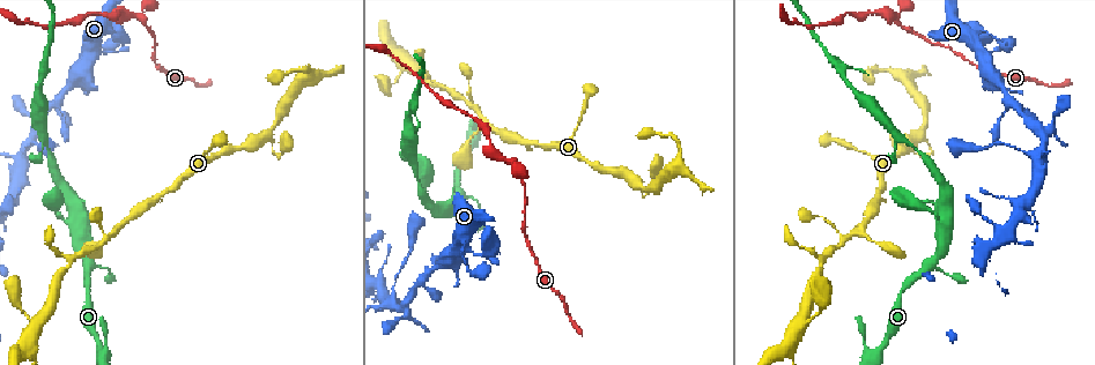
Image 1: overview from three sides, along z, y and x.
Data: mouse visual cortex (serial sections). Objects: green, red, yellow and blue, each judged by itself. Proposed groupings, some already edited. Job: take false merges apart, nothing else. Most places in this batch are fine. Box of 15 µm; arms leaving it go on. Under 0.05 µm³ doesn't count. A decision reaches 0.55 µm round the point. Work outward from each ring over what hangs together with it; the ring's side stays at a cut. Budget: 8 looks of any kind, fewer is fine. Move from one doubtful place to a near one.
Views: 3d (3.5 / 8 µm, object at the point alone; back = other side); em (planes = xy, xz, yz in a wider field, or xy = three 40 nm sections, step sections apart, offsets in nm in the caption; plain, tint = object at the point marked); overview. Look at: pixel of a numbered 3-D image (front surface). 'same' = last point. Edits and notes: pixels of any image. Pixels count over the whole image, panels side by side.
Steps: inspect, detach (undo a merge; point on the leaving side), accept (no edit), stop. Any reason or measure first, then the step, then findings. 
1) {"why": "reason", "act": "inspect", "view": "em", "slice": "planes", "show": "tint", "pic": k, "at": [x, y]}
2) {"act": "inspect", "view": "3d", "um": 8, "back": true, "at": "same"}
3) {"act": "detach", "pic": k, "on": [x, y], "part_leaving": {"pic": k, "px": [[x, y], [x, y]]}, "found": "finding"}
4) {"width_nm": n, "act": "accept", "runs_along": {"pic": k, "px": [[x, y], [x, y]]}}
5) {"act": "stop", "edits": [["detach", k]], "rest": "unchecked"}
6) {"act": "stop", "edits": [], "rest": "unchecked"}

{"why": "thin neck", "act": "inspect", "view": "3d", "um": 3.5, "pic": 1, "at": [652, 176]}

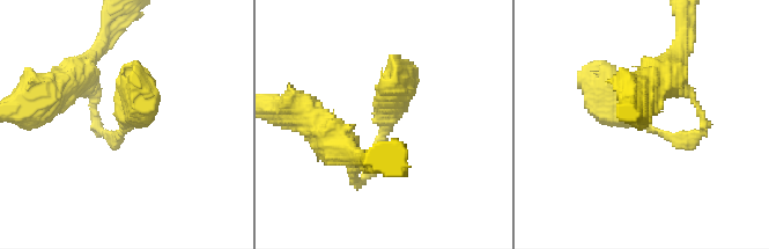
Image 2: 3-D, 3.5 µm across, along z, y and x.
{"act": "accept", "runs_along": {"pic": 2, "px": [[354, 178], [372, 169], [397, 78]]}, "found": "one cell here"}

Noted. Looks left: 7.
{"why": "a fork", "act": "inspect", "view": "3d", "um": 3.5, "back": true, "pic": 1, "at": [104, 239]}

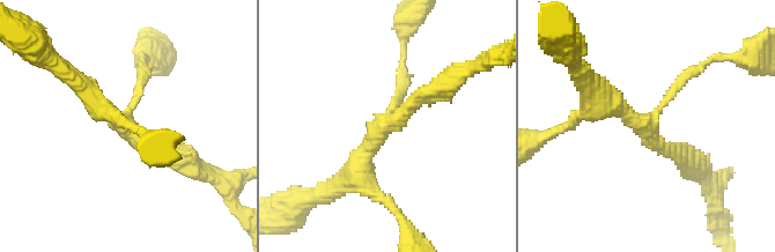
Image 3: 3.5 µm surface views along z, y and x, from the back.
{"why": "now the EM", "act": "inspect", "view": "em", "slice": "xy", "step": 2, "show": "tint", "pic": 3, "at": [381, 128]}

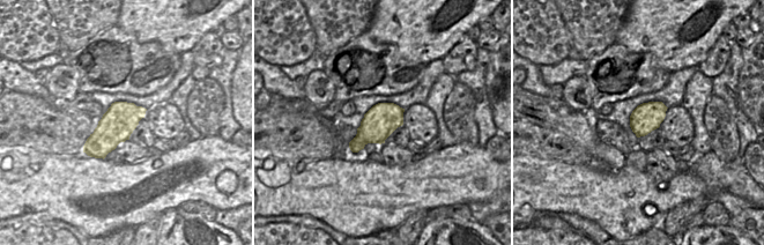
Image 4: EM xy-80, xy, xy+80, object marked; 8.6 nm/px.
{"arm_widths_nm": [150, 200, 300], "act": "accept", "runs_along": {"pic": 3, "px": [[347, 183], [376, 132], [440, 88]]}, "found": "one cell here"}

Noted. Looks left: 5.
{"why": "side arm on a straight run", "act": "inspect", "view": "3d", "um": 8, "pic": 1, "at": [820, 260]}

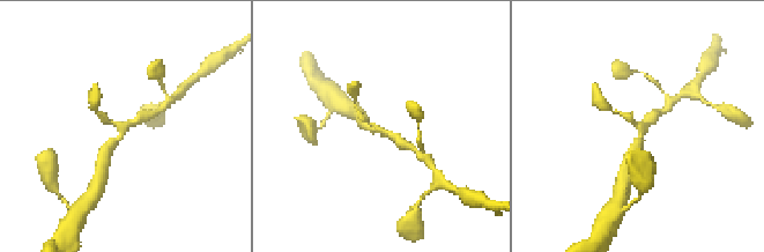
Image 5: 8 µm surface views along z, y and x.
{"act": "inspect", "view": "em", "slice": "xy", "step": 3, "show": "tint", "pic": 5, "at": [640, 129]}

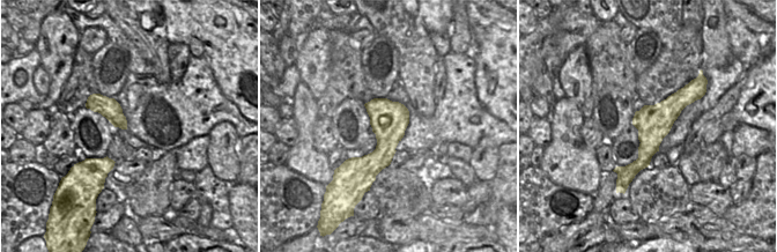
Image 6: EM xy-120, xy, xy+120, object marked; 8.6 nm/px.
{"arms": 3, "arm_widths_nm": [200, 300, 300], "act": "accept", "runs_along": {"pic": 5, "px": [[147, 113], [125, 126], [105, 156]]}, "found": "all the same cell"}

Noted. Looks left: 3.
{"act": "stop", "edits": [], "rest": "unchecked"}

